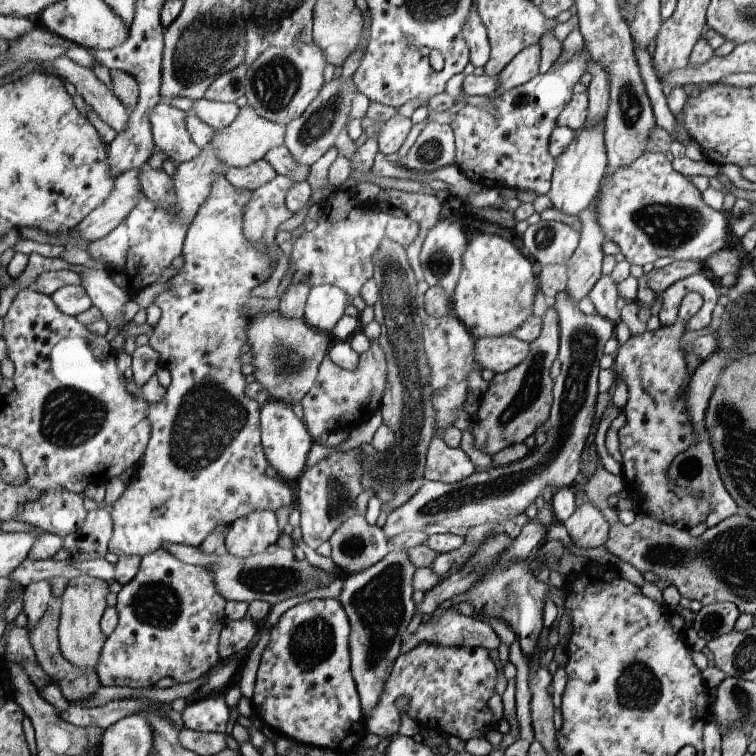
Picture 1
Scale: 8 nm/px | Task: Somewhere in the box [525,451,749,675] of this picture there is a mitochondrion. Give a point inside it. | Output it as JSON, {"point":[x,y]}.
{"point":[689,468]}

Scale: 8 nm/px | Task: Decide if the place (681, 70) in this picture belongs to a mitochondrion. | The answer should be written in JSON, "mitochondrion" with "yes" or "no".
{"mitochondrion":"no"}

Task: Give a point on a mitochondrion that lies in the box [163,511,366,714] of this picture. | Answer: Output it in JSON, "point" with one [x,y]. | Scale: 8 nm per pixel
{"point":[311,643]}

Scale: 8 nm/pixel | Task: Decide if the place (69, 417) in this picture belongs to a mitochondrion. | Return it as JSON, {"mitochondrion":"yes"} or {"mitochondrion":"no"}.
{"mitochondrion":"yes"}

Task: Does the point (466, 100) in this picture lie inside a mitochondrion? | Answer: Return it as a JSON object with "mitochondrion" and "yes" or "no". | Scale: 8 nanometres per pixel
{"mitochondrion":"no"}

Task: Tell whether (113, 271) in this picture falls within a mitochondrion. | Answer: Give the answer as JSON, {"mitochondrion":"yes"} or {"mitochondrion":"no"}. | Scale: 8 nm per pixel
{"mitochondrion":"no"}

